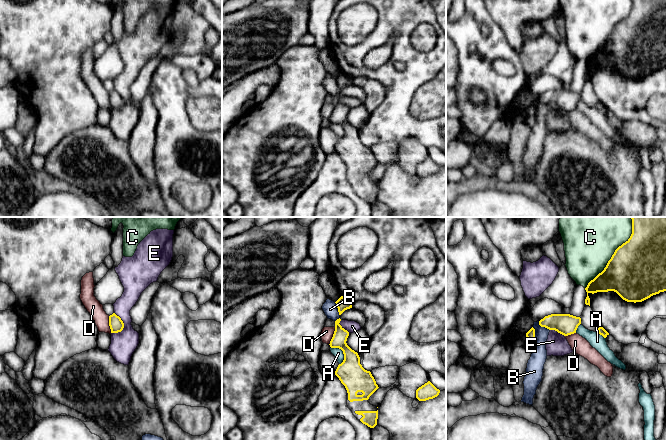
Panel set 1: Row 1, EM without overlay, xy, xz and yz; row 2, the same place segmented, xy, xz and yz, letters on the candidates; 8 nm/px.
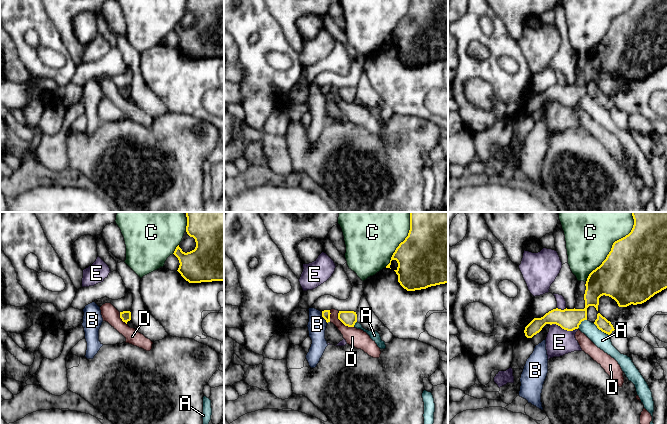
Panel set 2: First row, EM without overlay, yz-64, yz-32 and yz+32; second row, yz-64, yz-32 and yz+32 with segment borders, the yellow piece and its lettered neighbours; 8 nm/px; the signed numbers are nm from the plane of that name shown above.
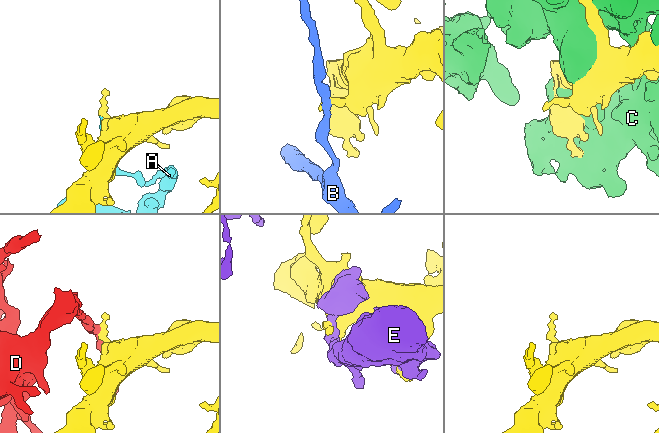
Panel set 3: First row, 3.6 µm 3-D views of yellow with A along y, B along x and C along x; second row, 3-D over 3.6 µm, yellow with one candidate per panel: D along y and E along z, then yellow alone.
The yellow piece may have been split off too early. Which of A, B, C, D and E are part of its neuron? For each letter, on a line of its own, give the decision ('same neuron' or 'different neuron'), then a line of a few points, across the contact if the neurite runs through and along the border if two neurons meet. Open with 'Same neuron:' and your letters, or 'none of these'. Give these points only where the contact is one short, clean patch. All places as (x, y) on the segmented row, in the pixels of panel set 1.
Same neuron: none of these
A: different neuron
B: different neuron
C: different neuron
D: different neuron; line xz (335, 326), (329, 344)
E: different neuron

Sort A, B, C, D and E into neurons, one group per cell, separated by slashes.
A / B / C / D / E

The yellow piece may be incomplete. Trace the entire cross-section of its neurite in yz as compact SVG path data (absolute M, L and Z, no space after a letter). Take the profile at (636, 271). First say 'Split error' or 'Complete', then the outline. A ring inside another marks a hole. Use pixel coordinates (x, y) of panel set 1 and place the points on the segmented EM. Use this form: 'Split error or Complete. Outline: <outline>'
Complete. Outline: M631 217L632 234L619 246L604 270L585 288L585 304L590 306L589 293L616 292L627 302L642 302L666 291L666 217Z

